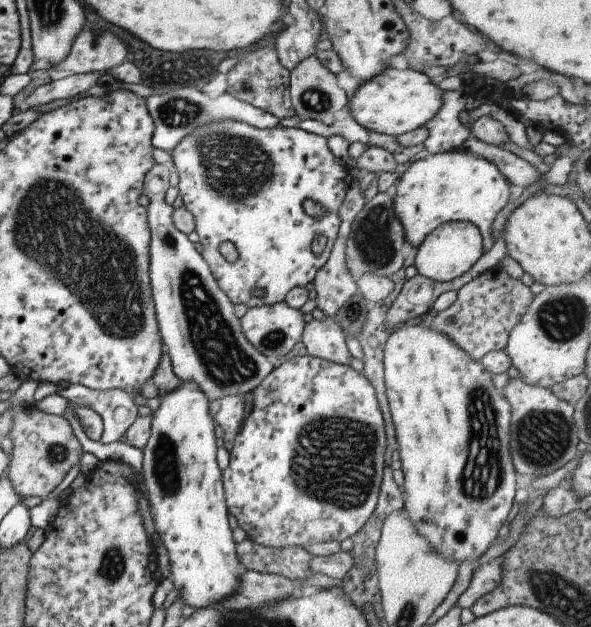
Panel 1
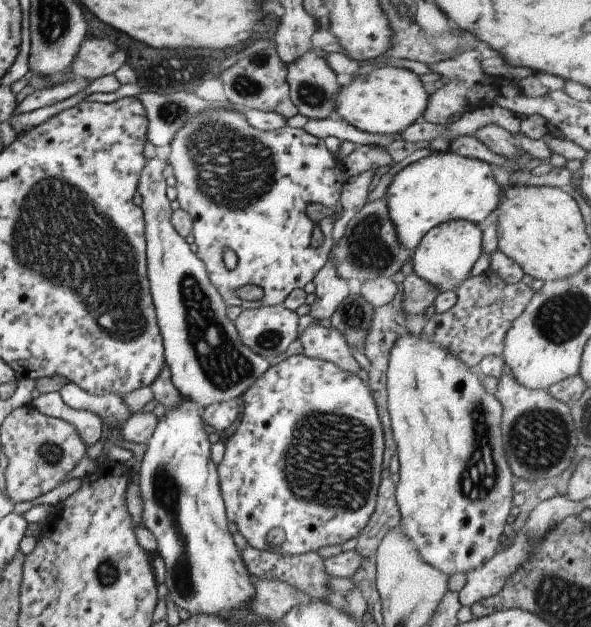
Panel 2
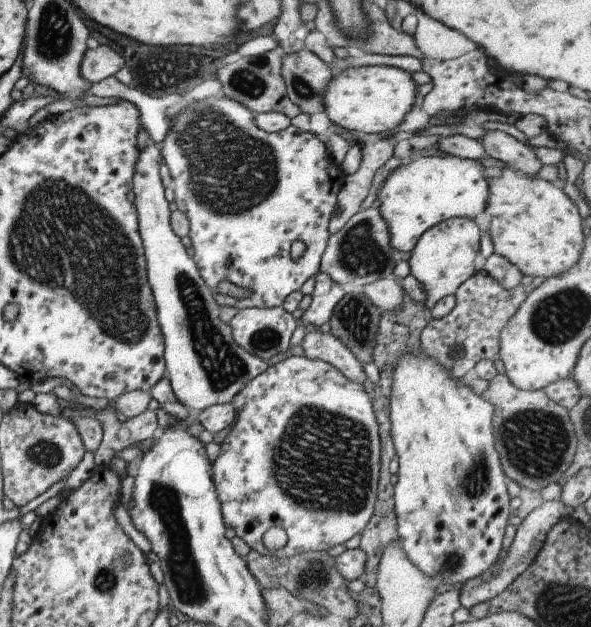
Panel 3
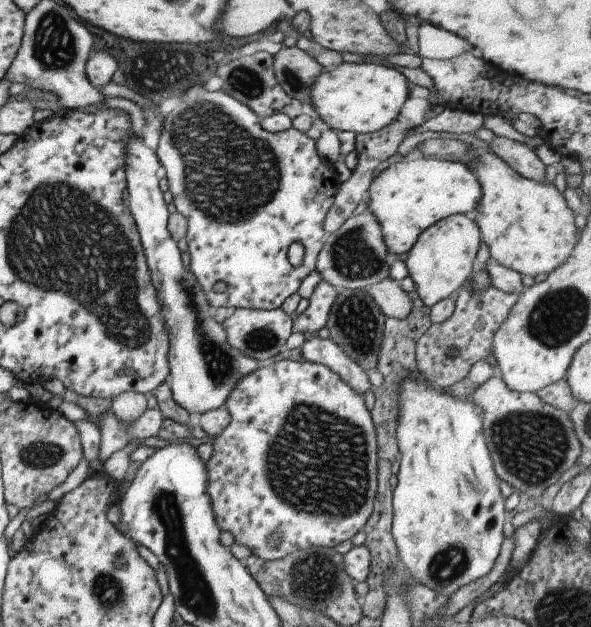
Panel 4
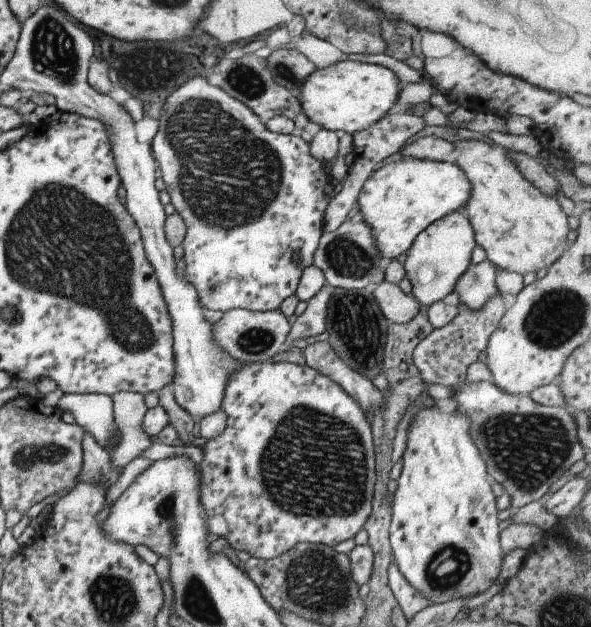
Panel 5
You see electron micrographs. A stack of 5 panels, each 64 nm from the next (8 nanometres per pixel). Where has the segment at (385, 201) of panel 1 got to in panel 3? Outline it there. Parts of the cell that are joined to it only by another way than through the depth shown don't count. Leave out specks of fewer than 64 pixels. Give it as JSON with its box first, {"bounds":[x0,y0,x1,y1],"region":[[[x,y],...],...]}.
{"bounds":[318,202,409,286],"region":[[[375,202],[367,209],[353,214],[340,231],[330,234],[319,260],[318,272],[325,272],[325,276],[339,286],[367,286],[376,280],[392,276],[397,262],[407,260],[407,256],[409,254],[399,254],[389,246],[389,232]]]}

